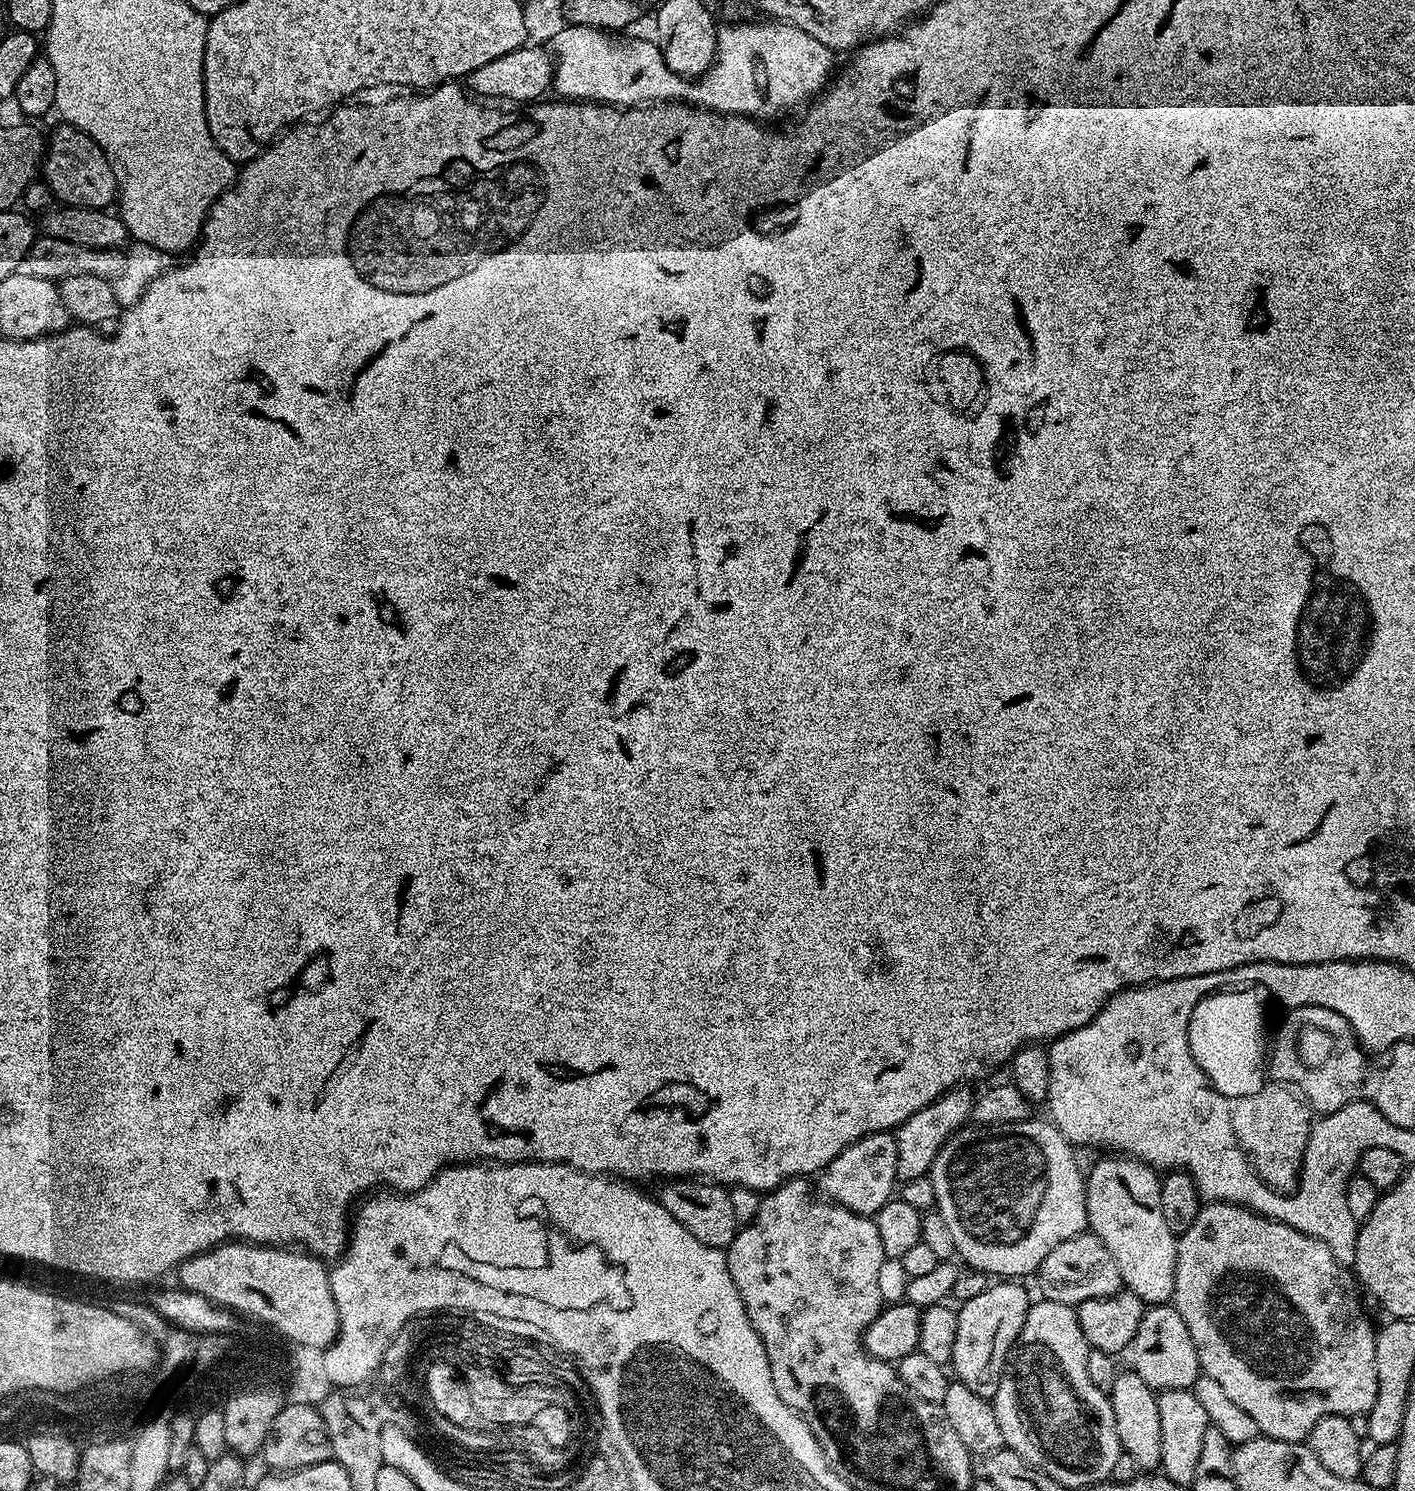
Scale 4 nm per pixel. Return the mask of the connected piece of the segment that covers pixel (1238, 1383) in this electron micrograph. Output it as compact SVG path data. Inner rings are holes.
M1208 1202L1201 1207L1198 1218L1194 1218L1194 1226L1179 1233L1176 1241L1174 1290L1174 1306L1178 1314L1182 1314L1182 1322L1186 1322L1186 1330L1190 1330L1190 1338L1194 1338L1194 1350L1198 1350L1201 1373L1214 1378L1214 1382L1218 1382L1218 1386L1226 1390L1227 1396L1241 1410L1246 1410L1246 1414L1250 1414L1254 1422L1258 1422L1263 1435L1286 1442L1304 1442L1307 1441L1310 1430L1314 1430L1314 1426L1322 1418L1367 1414L1374 1406L1374 1398L1378 1398L1378 1370L1374 1362L1377 1329L1372 1328L1364 1313L1364 1304L1360 1301L1361 1289L1355 1275L1331 1256L1330 1246L1326 1246L1326 1242L1310 1234L1302 1234L1268 1216L1259 1216L1257 1212L1251 1212L1241 1204Z

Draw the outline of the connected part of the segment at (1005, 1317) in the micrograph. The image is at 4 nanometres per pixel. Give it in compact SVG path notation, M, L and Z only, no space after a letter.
M992 1282L978 1298L970 1298L959 1305L958 1338L954 1340L954 1354L950 1361L955 1379L966 1385L983 1400L991 1401L998 1390L1008 1353L1016 1345L1018 1334L1026 1322L1030 1297L1020 1282Z

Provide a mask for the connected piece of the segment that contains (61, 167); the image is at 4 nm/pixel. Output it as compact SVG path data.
M61 123L46 140L46 155L42 161L42 176L52 195L61 205L70 208L103 208L117 199L118 173L108 156L85 132Z

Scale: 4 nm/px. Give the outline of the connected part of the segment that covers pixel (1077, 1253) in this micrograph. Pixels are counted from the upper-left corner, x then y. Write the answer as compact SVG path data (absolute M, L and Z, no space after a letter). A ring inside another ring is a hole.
M1081 1234L1074 1238L1066 1238L1066 1242L1058 1242L1050 1254L1040 1263L1034 1280L1040 1283L1039 1295L1050 1302L1062 1302L1073 1306L1106 1298L1121 1291L1122 1285L1118 1274L1118 1262L1110 1258L1110 1250L1091 1234Z

